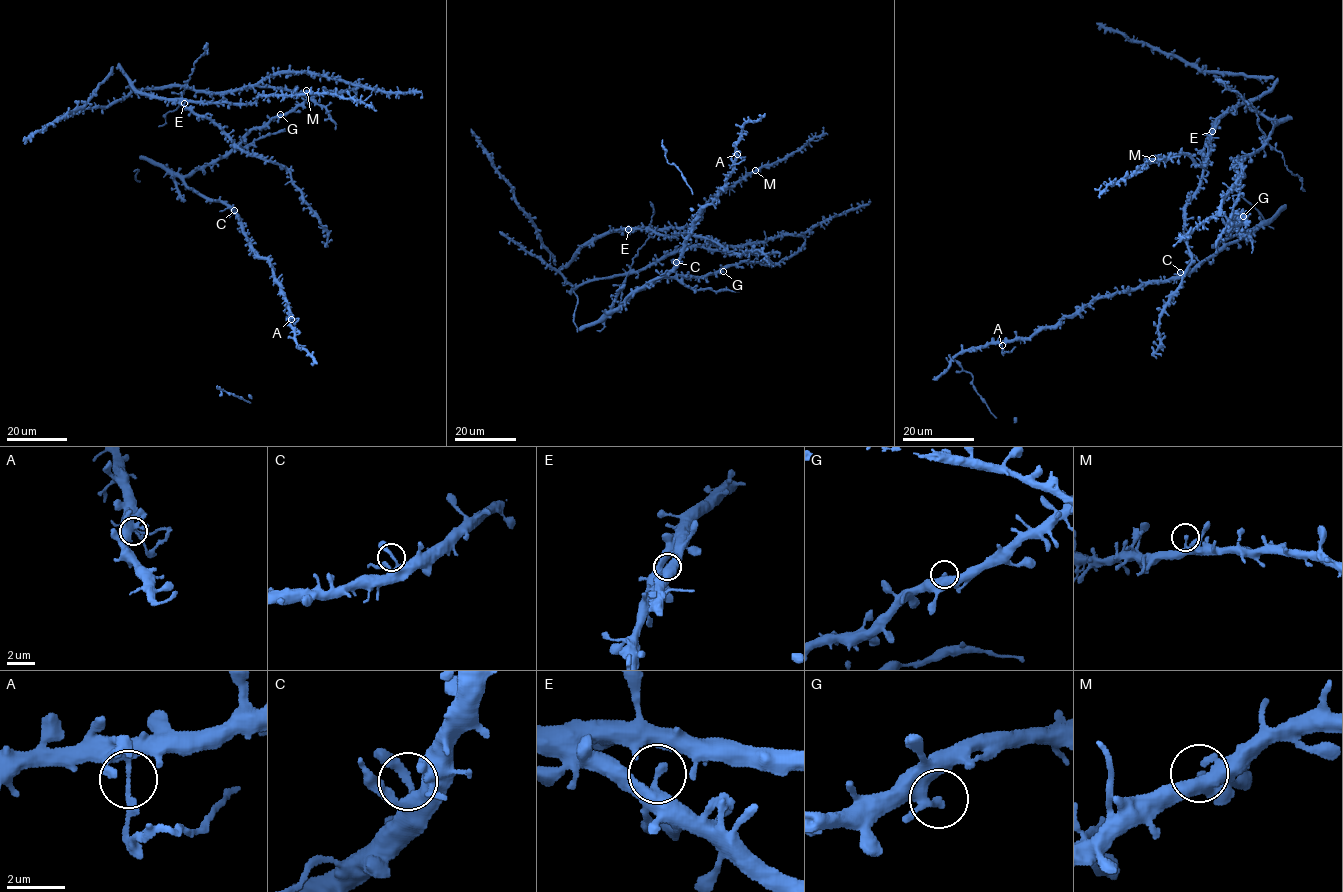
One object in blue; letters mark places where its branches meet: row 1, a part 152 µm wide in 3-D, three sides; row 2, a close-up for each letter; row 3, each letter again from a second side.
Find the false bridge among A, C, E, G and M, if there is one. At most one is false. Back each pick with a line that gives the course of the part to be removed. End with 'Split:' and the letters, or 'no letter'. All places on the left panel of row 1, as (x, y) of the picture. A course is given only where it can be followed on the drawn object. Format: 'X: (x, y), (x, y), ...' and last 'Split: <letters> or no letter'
A: (290, 319), (294, 323), (298, 319), (286, 316)
Split: A

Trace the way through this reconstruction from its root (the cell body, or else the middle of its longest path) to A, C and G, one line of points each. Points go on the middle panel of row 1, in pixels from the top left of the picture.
A: (681, 276), (649, 281), (623, 303), (631, 294), (659, 278), (677, 263), (692, 221), (724, 185), (737, 154)
C: (681, 276), (649, 281), (623, 303), (631, 294), (659, 278), (676, 262)
G: (681, 276), (703, 277), (723, 271)

